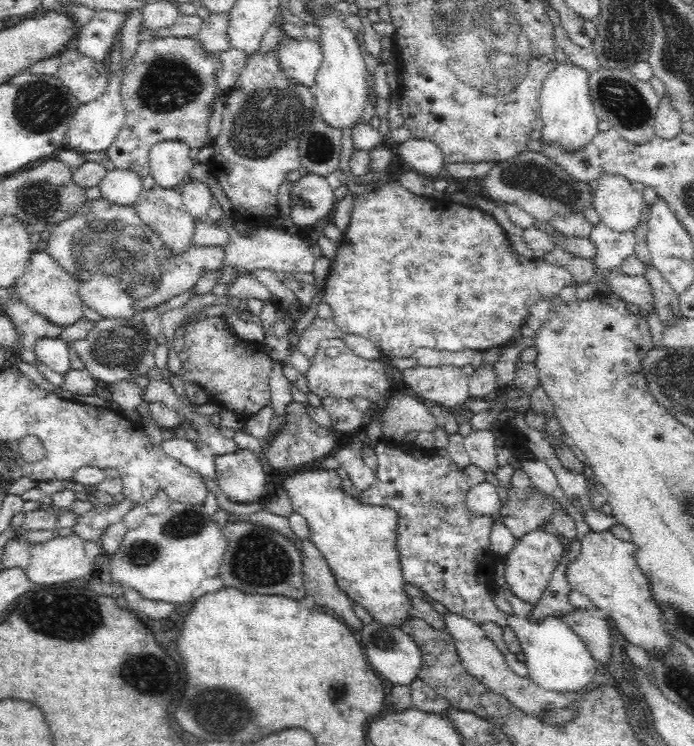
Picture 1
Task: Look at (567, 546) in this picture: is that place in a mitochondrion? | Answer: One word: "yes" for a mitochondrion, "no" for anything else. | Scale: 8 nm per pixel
no

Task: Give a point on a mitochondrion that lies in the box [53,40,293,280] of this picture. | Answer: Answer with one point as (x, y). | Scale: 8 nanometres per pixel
(169, 83)

